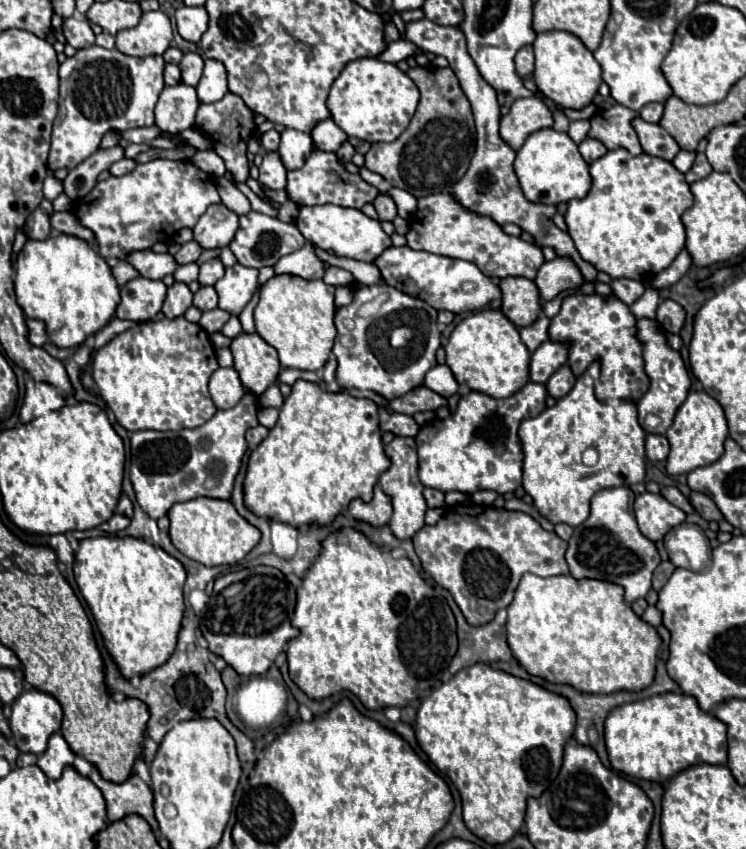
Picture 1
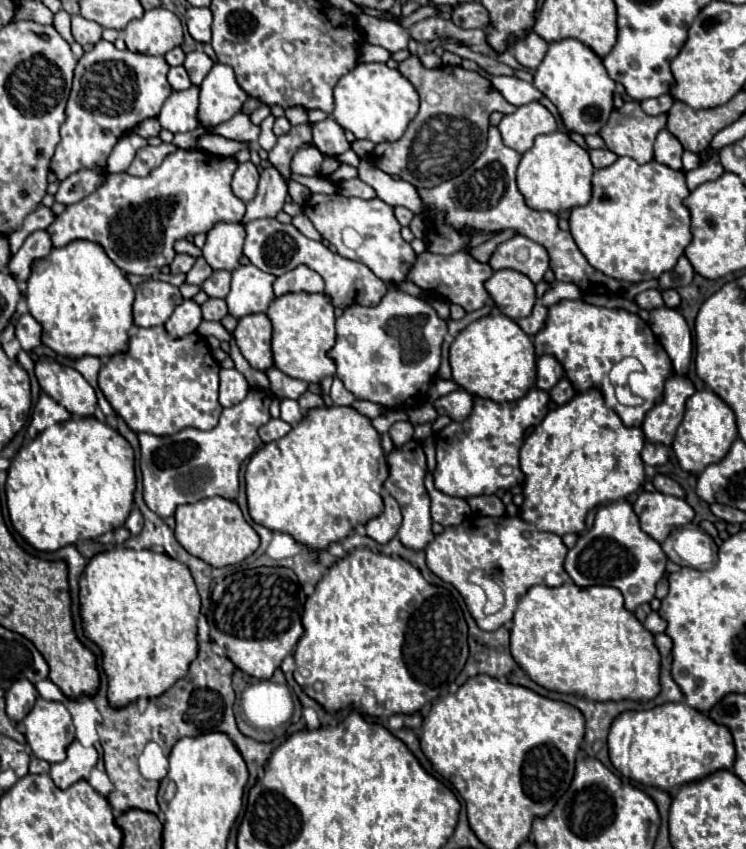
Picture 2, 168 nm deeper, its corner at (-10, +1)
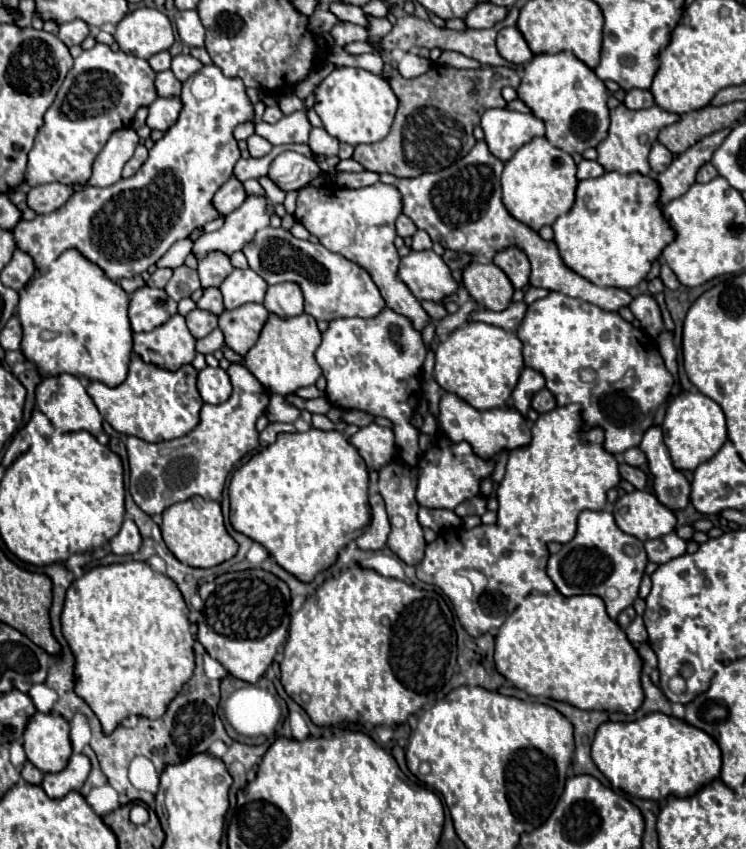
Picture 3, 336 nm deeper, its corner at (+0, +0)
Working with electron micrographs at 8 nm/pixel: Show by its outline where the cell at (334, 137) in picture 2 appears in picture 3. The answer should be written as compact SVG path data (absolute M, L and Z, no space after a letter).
M313 128L311 136L309 136L309 148L315 154L323 154L323 156L333 156L339 150L339 140L329 136L323 128Z

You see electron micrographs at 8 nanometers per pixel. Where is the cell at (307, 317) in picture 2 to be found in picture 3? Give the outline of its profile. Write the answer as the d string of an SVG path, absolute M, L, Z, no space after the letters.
M307 312L291 318L269 314L257 344L245 356L245 366L269 392L285 396L295 392L297 388L315 384L321 376L321 368L313 356L319 344L321 332L317 328L317 320L313 320L313 316L309 316Z

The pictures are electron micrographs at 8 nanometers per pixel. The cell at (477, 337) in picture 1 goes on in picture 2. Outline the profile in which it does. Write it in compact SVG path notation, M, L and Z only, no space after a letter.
M487 315L467 325L451 343L453 381L471 395L497 403L521 399L535 385L535 347L531 337L505 315Z

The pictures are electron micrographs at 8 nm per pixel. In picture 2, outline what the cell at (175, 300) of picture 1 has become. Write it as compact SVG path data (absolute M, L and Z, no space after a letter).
M185 299L165 323L165 331L173 337L185 337L189 333L195 333L199 323L201 323L201 307L195 301Z

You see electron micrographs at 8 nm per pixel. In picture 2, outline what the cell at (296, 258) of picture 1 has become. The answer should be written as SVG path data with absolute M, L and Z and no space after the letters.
M297 267L295 271L287 271L285 275L277 277L273 291L277 297L287 293L321 293L323 291L323 279L321 275L315 275L309 267Z

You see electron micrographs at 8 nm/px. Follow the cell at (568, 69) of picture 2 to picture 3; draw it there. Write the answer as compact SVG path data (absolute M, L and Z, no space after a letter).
M569 50L533 56L533 60L525 64L525 76L517 94L531 112L545 122L545 138L567 154L581 154L583 150L597 146L607 136L607 88L603 80Z

